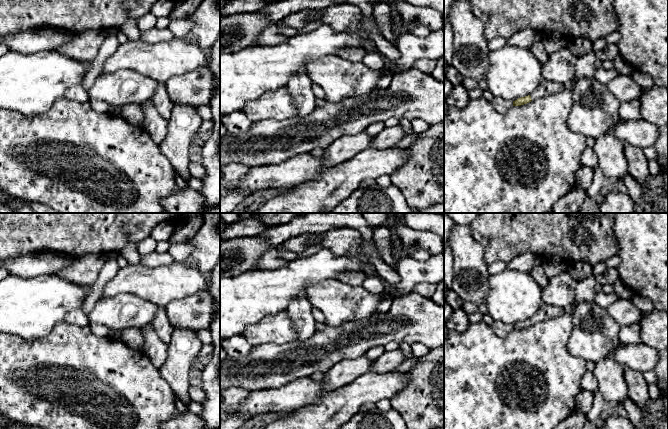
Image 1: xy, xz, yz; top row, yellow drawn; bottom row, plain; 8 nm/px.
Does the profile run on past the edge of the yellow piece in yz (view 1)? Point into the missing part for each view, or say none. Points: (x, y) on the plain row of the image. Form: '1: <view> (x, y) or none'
1: yz (546, 312)

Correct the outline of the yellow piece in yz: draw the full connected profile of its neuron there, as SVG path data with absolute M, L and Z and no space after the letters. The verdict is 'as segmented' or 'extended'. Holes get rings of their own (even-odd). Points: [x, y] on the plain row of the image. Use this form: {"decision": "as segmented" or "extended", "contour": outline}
{"decision": "extended", "contour": "M544 304L531 319L521 321L513 325L513 330L521 330L527 328L537 322L554 318L558 316L560 313L561 310L559 308Z"}

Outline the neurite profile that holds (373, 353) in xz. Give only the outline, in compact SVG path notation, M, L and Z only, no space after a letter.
M375 346L365 353L365 356L370 360L376 360L380 355L385 352L385 348L383 346Z

